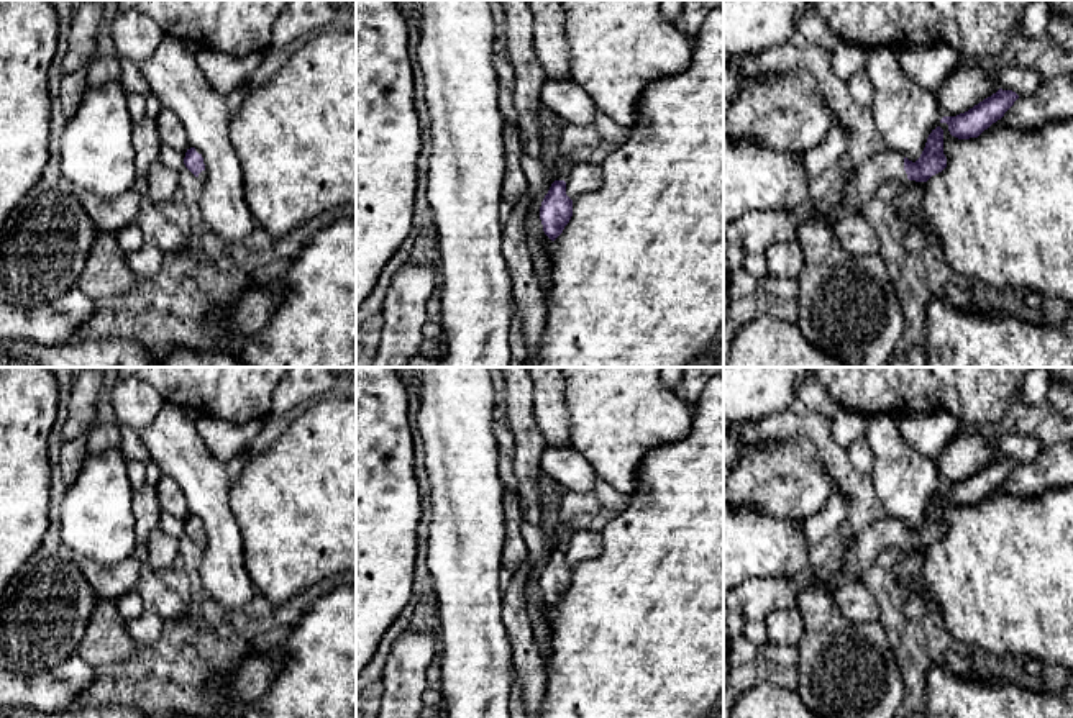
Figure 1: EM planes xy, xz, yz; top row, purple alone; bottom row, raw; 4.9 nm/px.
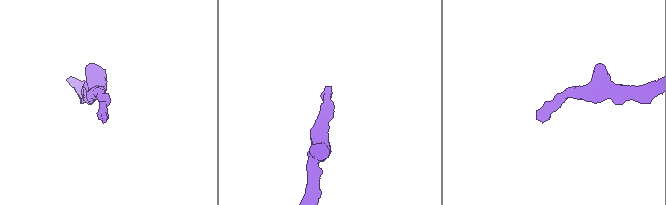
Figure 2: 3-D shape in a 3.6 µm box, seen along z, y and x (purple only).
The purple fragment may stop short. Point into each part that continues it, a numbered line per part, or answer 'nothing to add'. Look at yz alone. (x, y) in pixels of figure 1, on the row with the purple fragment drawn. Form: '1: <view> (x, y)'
1: yz (860, 184)

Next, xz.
1: xz (565, 164)

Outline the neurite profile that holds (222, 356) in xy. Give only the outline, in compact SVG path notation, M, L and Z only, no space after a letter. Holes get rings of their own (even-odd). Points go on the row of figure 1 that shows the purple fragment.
M226 346L210 351L177 348L161 356L158 367L243 367L240 357Z

